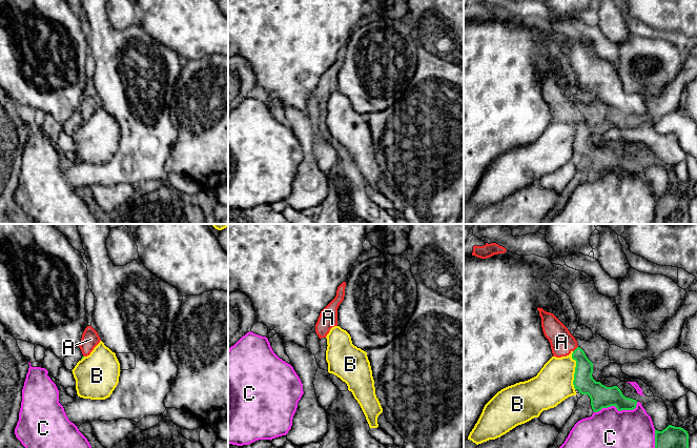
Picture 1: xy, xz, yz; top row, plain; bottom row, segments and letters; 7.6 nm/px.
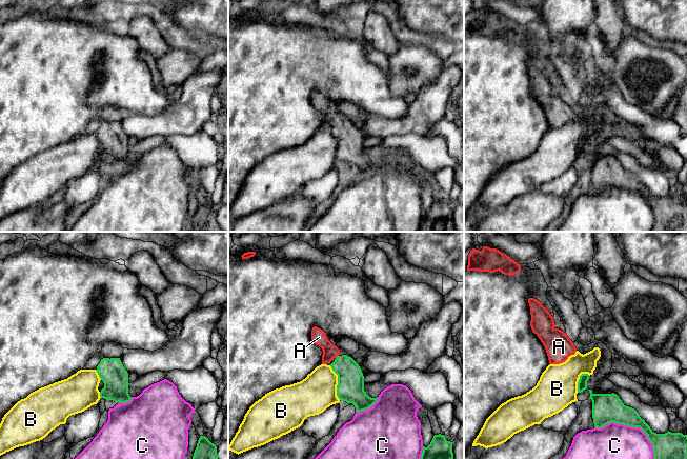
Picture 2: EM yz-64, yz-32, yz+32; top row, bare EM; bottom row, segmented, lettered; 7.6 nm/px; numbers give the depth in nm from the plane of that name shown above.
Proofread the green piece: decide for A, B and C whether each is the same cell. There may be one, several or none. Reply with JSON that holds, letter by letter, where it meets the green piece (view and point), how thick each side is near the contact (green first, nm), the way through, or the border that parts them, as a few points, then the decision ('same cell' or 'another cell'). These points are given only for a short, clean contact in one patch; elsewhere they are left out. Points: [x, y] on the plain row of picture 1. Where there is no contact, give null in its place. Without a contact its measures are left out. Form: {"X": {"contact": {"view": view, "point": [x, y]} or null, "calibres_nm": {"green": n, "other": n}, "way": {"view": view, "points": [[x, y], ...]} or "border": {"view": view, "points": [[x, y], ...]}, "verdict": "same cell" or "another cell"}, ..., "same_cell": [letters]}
{"A": {"contact": {"view": "yz", "point": [575, 114]}, "calibres_nm": {"green": 150, "other": 180}, "way": {"view": "yz", "points": [[583, 145], [583, 128], [575, 114], [570, 108], [561, 106]]}, "verdict": "same cell"}, "B": {"contact": {"view": "yz", "point": [575, 135]}, "calibres_nm": {"green": 150, "other": 300}, "border": {"view": "yz", "points": [[572, 116], [572, 122], [575, 125], [573, 145], [575, 153]]}, "verdict": "another cell"}, "C": {"contact": {"view": "yz", "point": [617, 174]}, "calibres_nm": {"green": 180, "other": 480}, "verdict": "another cell"}, "same_cell": ["A"]}

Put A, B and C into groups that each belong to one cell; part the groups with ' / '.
A / B / C

